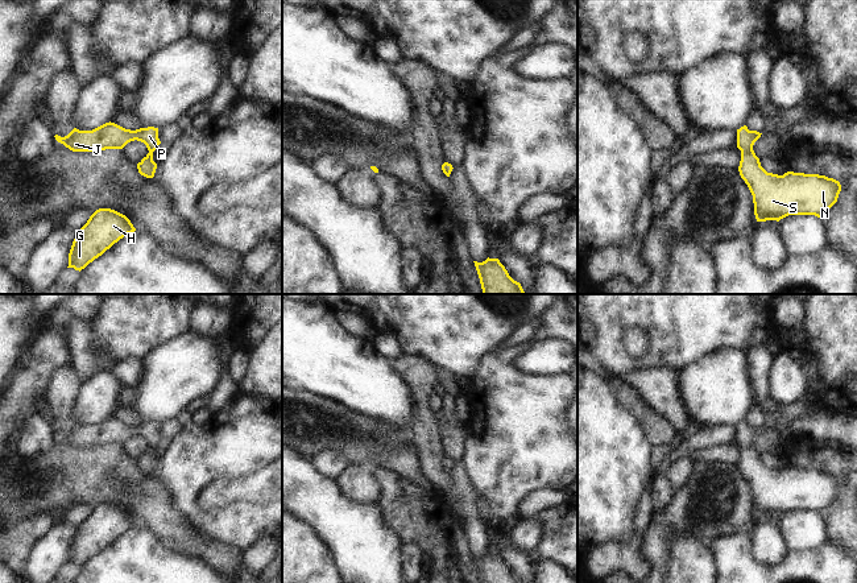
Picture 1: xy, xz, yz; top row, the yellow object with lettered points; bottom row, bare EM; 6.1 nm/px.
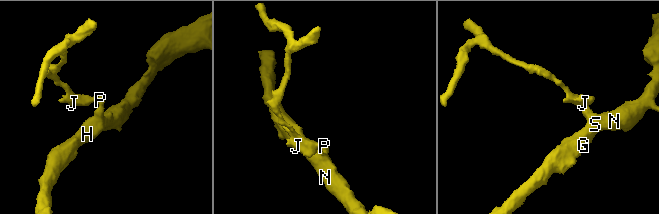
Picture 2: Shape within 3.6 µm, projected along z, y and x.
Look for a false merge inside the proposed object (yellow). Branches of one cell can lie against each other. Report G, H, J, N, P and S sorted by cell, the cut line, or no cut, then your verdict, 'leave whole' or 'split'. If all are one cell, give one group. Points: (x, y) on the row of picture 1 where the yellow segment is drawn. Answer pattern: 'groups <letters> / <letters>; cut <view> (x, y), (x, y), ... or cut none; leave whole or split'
groups G H J N P S; cut none; leave whole

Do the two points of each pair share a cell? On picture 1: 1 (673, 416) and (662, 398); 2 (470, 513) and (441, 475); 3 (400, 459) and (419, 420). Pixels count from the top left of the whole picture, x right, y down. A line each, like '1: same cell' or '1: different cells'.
1: same cell
2: different cells
3: different cells

